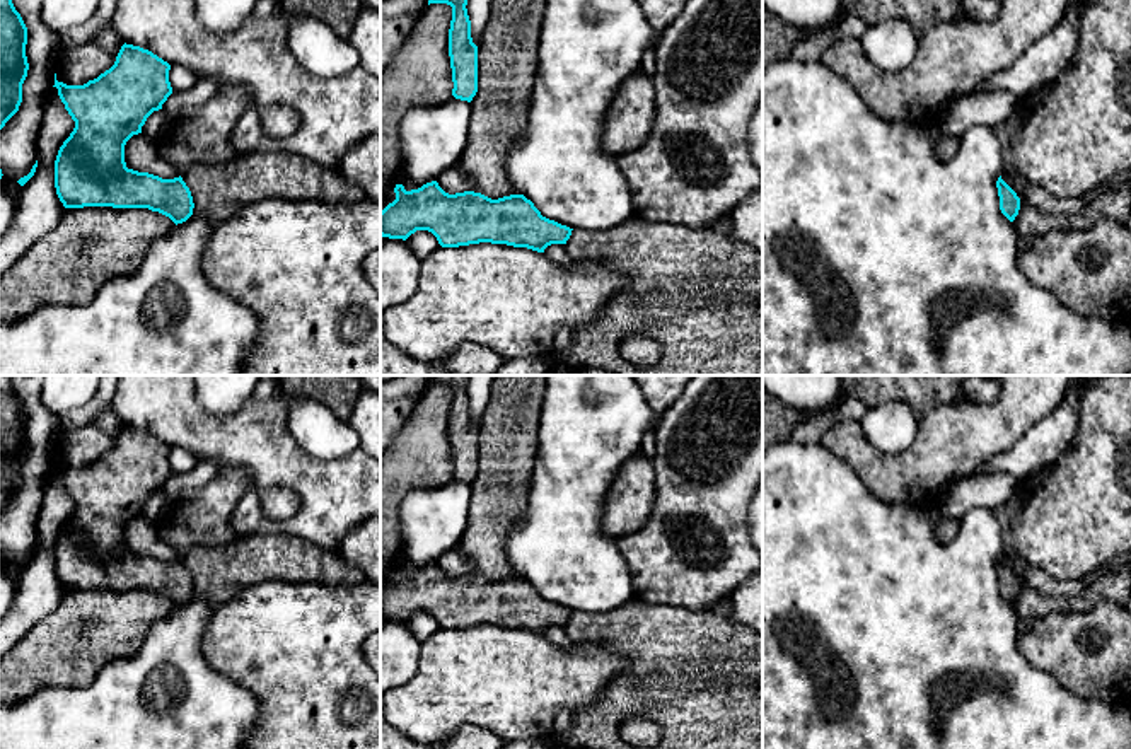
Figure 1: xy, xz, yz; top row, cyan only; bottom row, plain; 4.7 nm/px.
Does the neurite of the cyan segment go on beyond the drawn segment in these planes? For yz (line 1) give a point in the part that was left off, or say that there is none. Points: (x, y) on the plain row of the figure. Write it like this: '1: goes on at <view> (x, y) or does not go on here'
1: does not go on here

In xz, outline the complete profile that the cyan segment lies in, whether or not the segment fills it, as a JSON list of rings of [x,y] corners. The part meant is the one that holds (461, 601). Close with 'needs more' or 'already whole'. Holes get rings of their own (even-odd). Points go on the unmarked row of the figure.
[[[437,563],[411,573],[406,573],[403,566],[396,566],[394,575],[396,582],[380,594],[380,618],[389,621],[406,623],[416,613],[428,613],[442,630],[491,624],[544,635],[551,626],[566,626],[573,613],[542,599],[524,577],[498,582],[474,573],[449,577]]] | already whole

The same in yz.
[[[1001,561],[996,563],[998,578],[1000,578],[1000,592],[1001,595],[1013,604],[1020,592],[1020,580],[1017,575]]] | already whole

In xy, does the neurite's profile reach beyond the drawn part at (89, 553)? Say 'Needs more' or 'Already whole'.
Already whole

